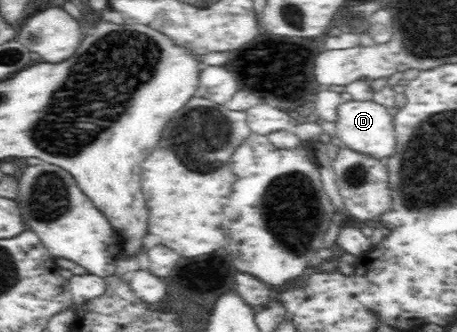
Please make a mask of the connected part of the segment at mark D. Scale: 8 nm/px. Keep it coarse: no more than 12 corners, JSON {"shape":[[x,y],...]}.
{"shape":[[373,100],[342,102],[335,136],[360,155],[388,160],[394,116]]}

